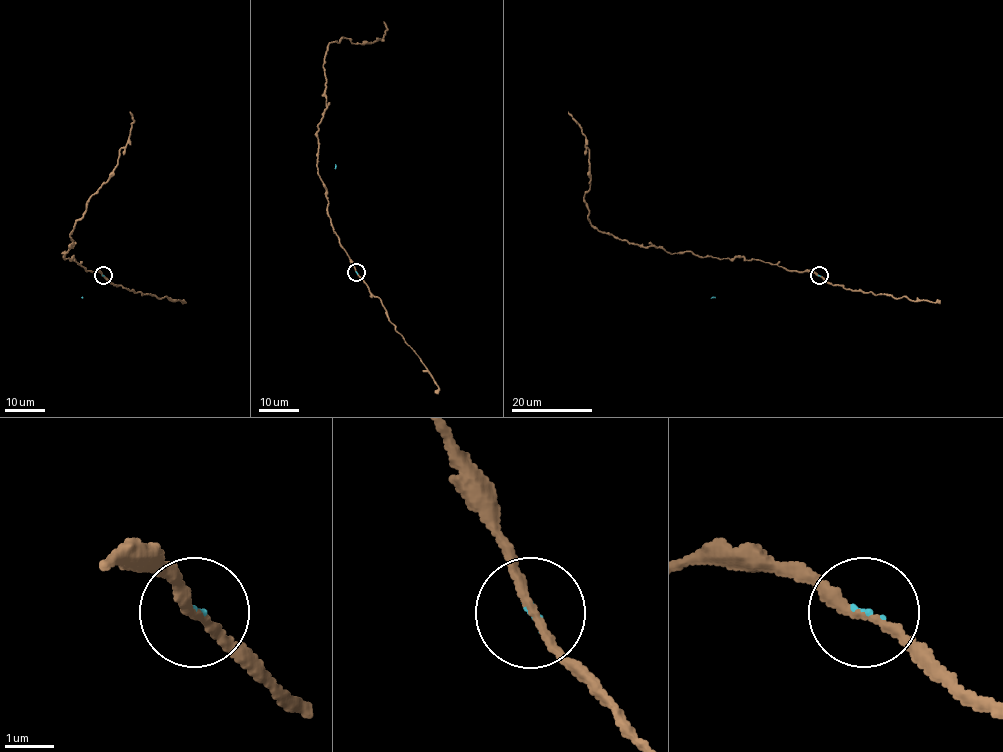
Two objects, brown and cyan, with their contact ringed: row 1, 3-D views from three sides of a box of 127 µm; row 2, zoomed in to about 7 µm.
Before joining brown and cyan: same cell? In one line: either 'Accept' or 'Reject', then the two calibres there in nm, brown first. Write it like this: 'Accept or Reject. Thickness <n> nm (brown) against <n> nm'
Reject. Thickness 180 nm (brown) against 70 nm

